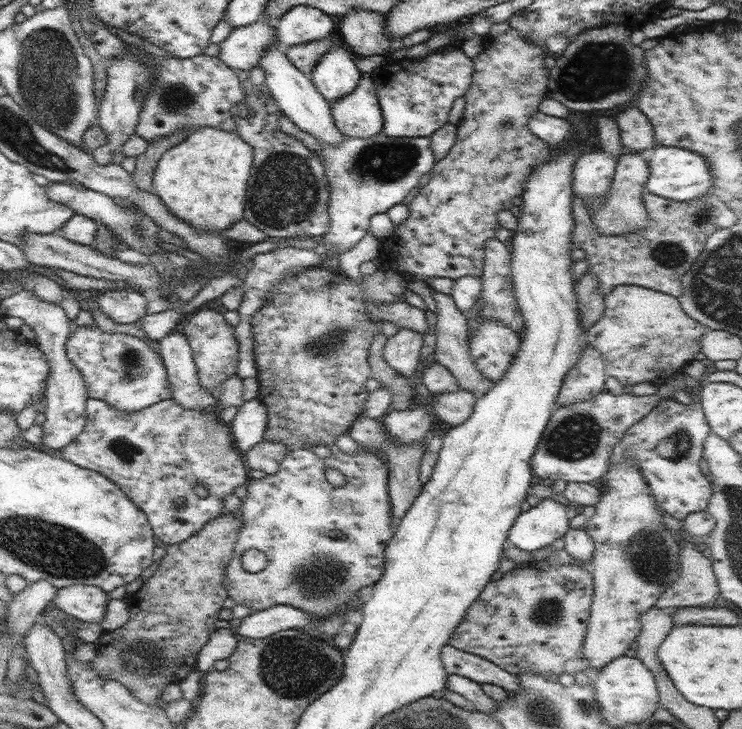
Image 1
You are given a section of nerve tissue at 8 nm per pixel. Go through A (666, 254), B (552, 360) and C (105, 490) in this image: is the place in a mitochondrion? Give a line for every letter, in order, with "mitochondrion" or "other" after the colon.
A: mitochondrion
B: other
C: other

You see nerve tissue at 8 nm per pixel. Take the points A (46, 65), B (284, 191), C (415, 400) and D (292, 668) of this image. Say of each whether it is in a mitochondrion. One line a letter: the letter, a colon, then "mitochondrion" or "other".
A: mitochondrion
B: mitochondrion
C: other
D: mitochondrion

